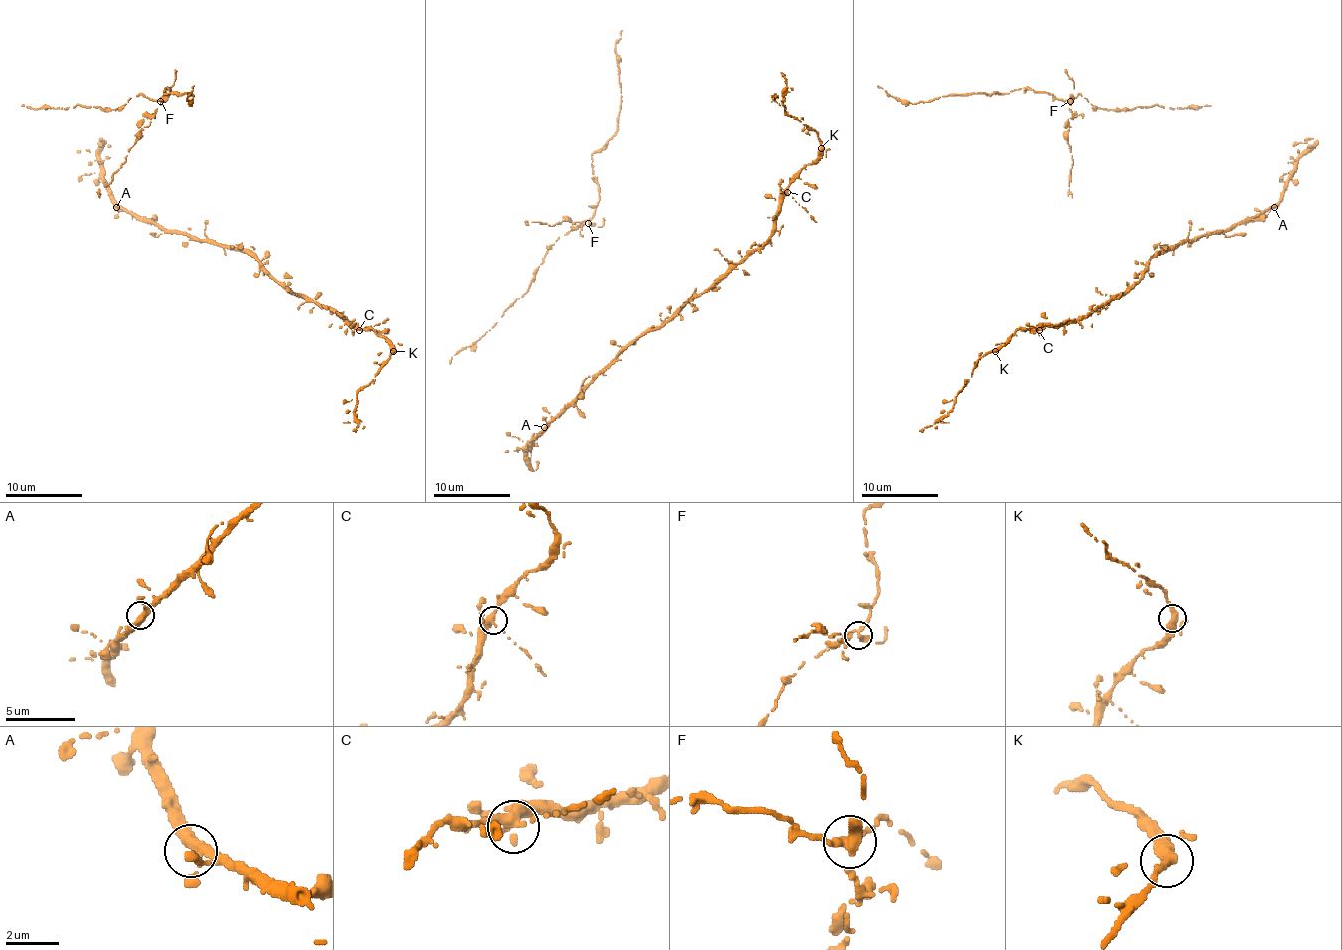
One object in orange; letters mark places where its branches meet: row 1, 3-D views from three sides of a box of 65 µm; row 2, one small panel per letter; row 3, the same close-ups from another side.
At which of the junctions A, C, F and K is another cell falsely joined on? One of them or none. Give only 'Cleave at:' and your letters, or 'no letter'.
Cleave at: F

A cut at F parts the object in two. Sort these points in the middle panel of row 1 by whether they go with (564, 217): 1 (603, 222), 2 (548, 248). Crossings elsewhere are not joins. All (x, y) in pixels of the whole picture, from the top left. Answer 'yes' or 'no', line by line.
1: yes
2: no

